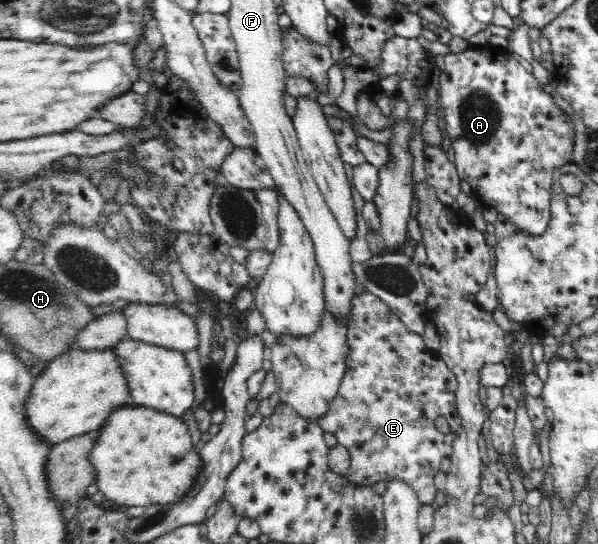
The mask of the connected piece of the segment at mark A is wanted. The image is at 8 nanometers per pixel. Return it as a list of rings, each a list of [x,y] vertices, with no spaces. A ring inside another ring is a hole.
[[[487,42],[478,47],[470,46],[464,52],[446,54],[444,58],[445,69],[441,71],[441,75],[439,76],[440,96],[445,112],[445,119],[448,122],[448,134],[455,150],[455,165],[459,177],[469,182],[474,196],[482,199],[486,207],[496,208],[498,213],[502,213],[510,223],[513,223],[513,226],[521,235],[531,238],[542,236],[546,232],[551,217],[550,190],[552,190],[552,172],[556,168],[560,168],[560,166],[571,162],[574,150],[574,138],[576,138],[573,122],[568,119],[568,115],[560,107],[555,105],[554,101],[552,101],[552,95],[544,91],[542,83],[534,77],[533,73],[524,69],[522,63],[514,58],[512,52],[507,47],[494,46]]]

